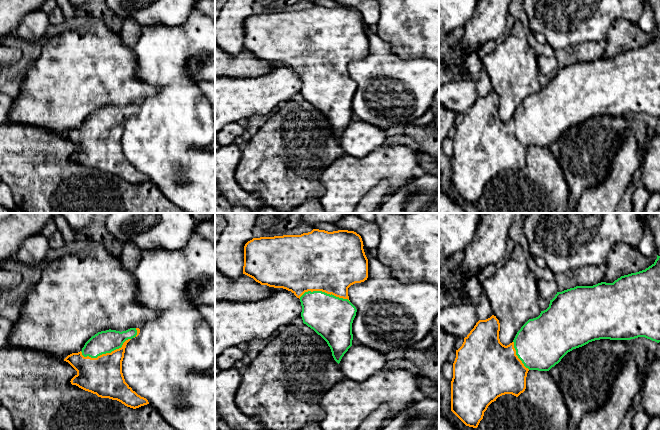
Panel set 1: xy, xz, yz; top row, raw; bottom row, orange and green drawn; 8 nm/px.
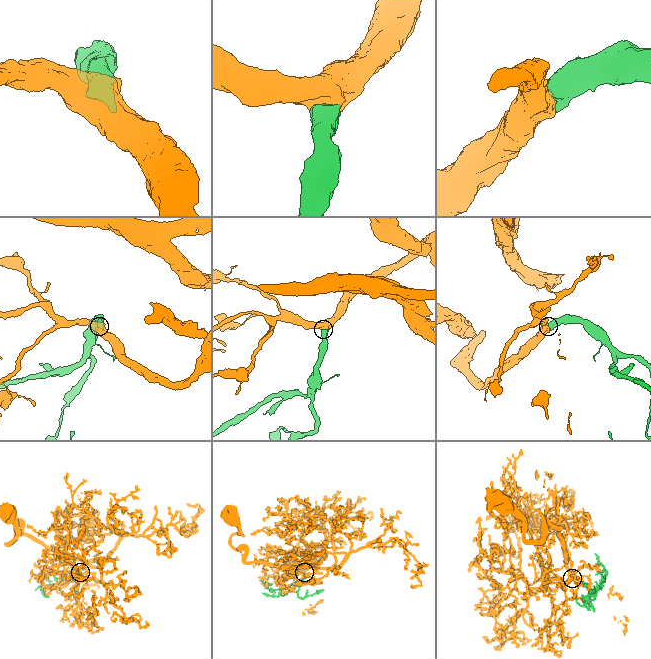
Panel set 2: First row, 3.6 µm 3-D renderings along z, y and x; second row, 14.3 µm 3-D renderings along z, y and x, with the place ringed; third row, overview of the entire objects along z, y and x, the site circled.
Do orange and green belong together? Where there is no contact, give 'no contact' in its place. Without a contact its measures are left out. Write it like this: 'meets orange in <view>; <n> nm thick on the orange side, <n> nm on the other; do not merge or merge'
meets orange in xy; 320 nm thick on the orange side, 180 nm on the other; merge

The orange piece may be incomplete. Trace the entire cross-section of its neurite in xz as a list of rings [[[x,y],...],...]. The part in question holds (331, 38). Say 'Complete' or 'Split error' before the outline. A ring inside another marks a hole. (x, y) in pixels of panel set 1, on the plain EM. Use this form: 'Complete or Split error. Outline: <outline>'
Split error. Outline: [[[313,5],[301,11],[253,14],[244,22],[243,50],[261,61],[283,64],[300,75],[303,99],[320,111],[339,140],[352,122],[352,99],[357,85],[349,77],[348,64],[368,54],[363,17],[354,7]]]

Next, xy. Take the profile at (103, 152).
Split error. Outline: [[[139,104],[122,108],[109,105],[92,112],[80,128],[64,135],[77,147],[71,160],[133,185],[149,180],[125,158],[122,149],[126,121],[139,109]]]

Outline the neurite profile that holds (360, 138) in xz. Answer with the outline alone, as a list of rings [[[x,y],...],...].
[[[352,121],[342,133],[339,142],[345,154],[363,158],[382,147],[386,141],[385,130],[371,123]]]

